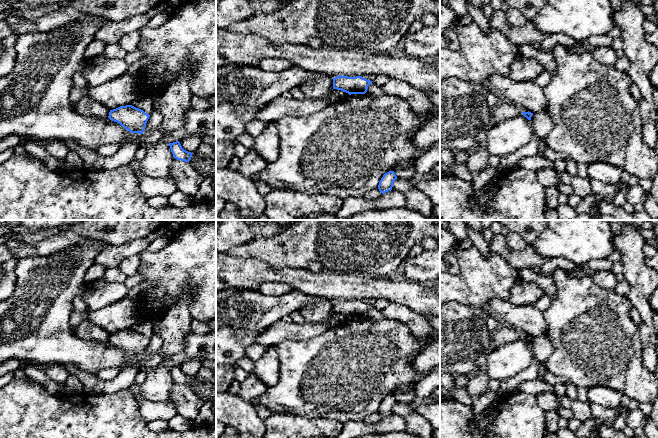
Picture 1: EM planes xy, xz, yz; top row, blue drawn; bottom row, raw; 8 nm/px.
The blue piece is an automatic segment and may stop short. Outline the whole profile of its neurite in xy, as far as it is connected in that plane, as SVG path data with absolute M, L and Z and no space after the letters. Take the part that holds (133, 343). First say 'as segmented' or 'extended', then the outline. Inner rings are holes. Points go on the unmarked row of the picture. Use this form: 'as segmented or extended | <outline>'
as segmented | M132 329L110 334L108 342L119 347L131 357L143 358L150 339Z

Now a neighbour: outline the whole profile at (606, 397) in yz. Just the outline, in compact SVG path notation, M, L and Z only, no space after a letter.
M597 385L588 389L588 401L605 408L618 408L622 394L614 389Z

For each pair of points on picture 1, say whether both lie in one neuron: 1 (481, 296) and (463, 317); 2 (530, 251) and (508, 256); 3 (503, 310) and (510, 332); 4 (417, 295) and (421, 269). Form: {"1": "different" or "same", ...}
{"1": "different", "2": "same", "3": "different", "4": "different"}

